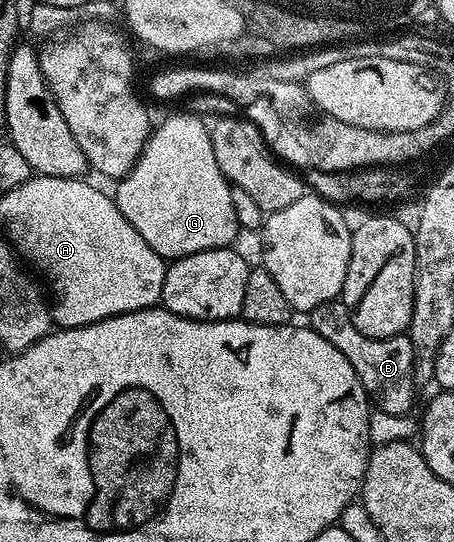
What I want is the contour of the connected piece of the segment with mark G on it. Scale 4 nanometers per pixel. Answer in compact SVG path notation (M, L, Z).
M182 111L168 118L159 129L157 126L146 140L134 168L117 185L118 190L113 190L112 196L124 219L140 231L140 239L144 239L144 243L148 243L148 247L163 259L187 257L209 249L225 249L233 246L240 234L236 210L232 207L231 184L216 164L210 130L201 116Z

